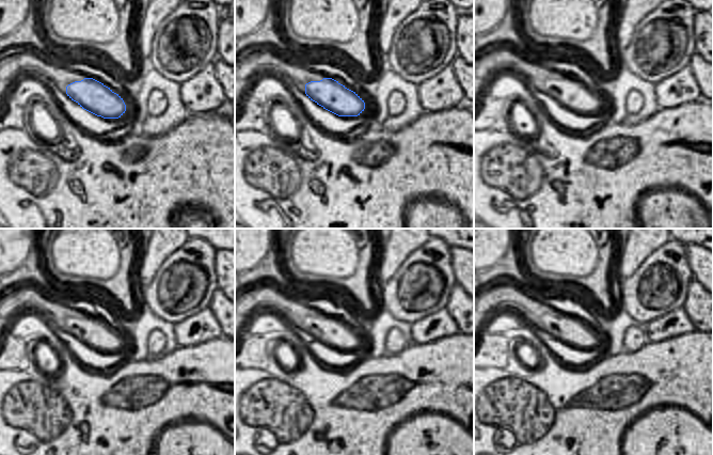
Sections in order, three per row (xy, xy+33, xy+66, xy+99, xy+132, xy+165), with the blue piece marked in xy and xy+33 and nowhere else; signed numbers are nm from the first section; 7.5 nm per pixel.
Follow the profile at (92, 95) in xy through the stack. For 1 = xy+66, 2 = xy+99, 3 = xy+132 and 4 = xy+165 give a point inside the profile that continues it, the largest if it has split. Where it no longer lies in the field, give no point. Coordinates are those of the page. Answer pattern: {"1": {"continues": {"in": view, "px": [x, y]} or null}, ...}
{"1": {"continues": {"in": "xy+66", "px": [573, 95]}}, "2": {"continues": {"in": "xy+99", "px": [92, 332]}}, "3": {"continues": {"in": "xy+132", "px": [330, 331]}}, "4": {"continues": {"in": "xy+165", "px": [571, 331]}}}

